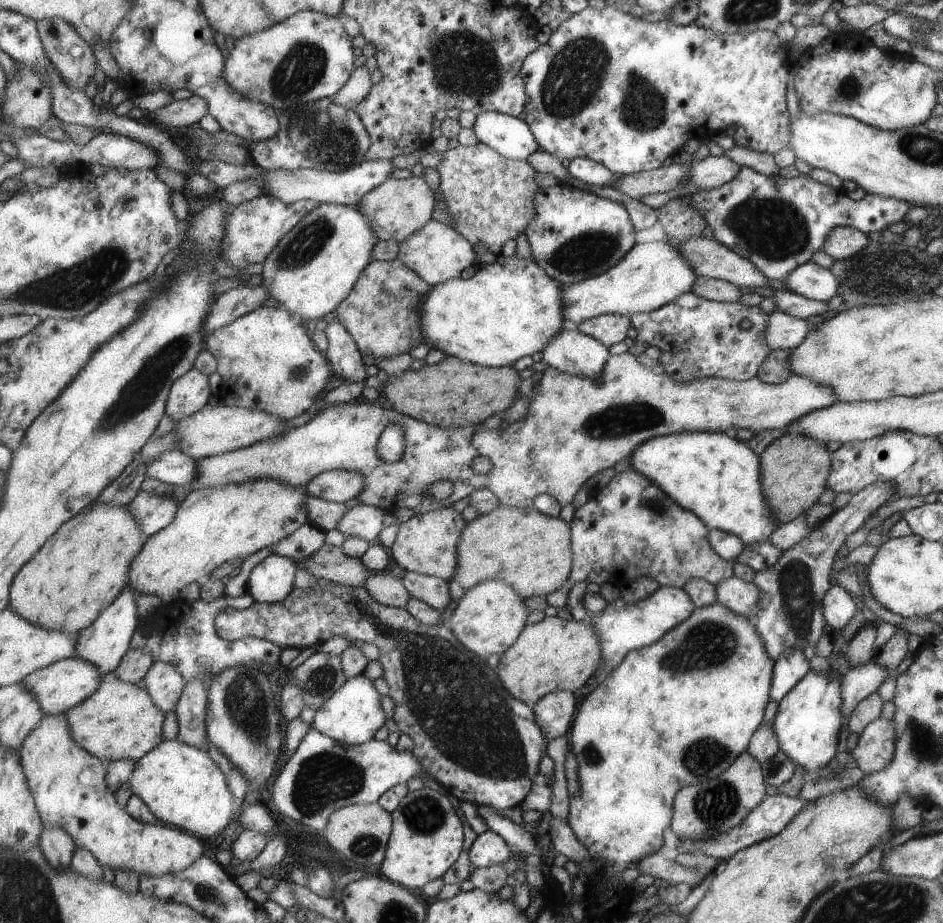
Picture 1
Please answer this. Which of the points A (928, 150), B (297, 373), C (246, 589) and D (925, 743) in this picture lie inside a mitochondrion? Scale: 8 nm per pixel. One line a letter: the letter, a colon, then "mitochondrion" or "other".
A: mitochondrion
B: mitochondrion
C: other
D: mitochondrion

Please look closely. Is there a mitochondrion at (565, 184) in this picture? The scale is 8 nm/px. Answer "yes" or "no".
no

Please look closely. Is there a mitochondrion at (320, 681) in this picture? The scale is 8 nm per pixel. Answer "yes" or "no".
yes

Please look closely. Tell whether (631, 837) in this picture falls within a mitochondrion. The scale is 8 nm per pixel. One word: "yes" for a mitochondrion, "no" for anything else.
no

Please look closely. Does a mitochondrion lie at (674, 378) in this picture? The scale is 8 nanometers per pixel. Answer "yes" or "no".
no

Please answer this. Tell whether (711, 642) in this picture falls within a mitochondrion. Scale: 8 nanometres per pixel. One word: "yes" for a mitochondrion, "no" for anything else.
yes

